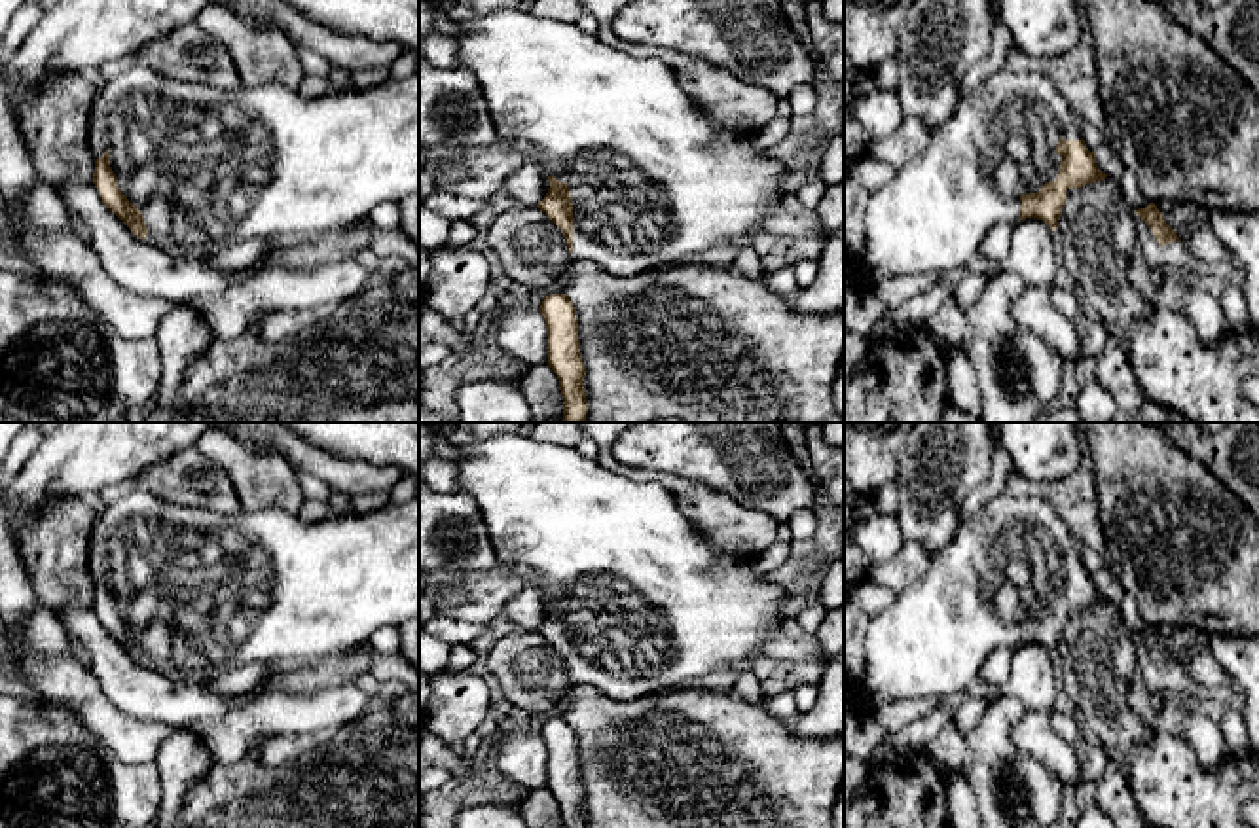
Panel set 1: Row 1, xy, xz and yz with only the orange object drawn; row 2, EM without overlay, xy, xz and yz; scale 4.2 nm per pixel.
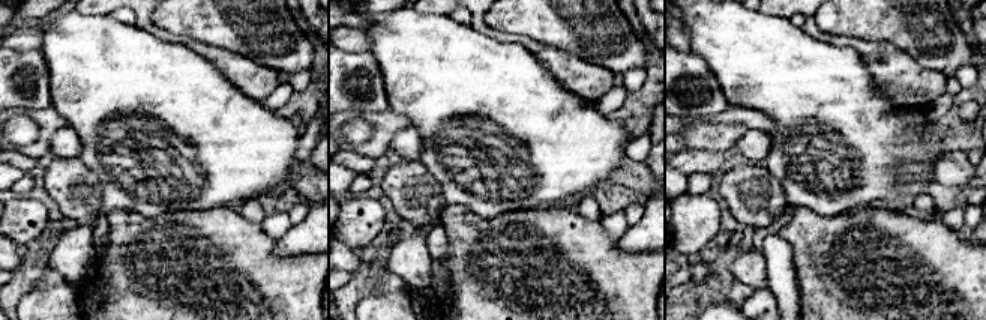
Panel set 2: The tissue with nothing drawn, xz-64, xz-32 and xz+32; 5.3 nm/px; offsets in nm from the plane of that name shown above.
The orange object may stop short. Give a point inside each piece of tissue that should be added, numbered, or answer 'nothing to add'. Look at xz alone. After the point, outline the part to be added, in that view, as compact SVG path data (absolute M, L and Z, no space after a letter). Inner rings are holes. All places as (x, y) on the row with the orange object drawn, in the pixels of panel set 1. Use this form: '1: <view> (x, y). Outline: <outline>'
1: xz (653, 180). Outline: M434 0L440 13L457 27L453 38L459 44L461 66L470 70L485 97L497 129L499 142L523 142L542 153L538 167L546 176L563 180L569 188L573 205L573 261L593 261L612 275L635 275L650 267L681 265L694 254L702 254L719 244L743 244L764 229L766 216L781 201L785 191L781 182L787 176L785 163L760 152L753 136L715 125L705 112L686 95L677 76L660 59L637 59L603 44L595 34L582 32L575 23L563 23L540 17L520 8L501 8L489 13L478 13L472 0Z

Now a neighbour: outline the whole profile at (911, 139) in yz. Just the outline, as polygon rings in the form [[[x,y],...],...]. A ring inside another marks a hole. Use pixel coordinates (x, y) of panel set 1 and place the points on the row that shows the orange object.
[[[904,117],[901,127],[884,140],[872,140],[876,159],[891,163],[897,171],[916,159],[929,144],[933,131],[920,117]]]

